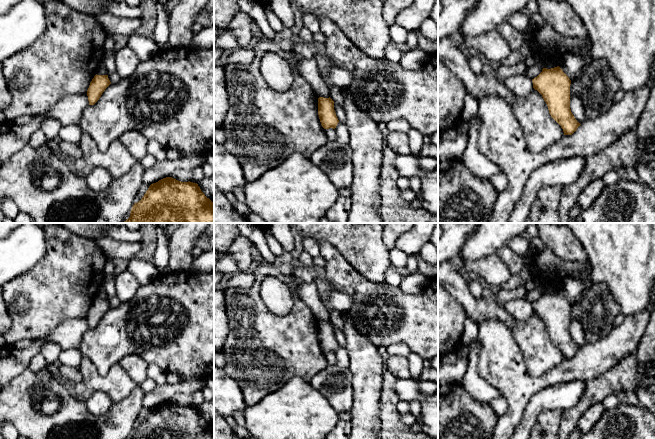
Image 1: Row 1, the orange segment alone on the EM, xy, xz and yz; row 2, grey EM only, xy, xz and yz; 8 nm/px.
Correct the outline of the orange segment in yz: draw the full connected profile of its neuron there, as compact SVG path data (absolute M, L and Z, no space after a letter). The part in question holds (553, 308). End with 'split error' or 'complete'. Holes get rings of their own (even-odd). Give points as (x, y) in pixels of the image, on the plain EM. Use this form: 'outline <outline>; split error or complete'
outline M557 290L551 293L543 292L532 306L533 312L542 319L551 341L561 350L564 359L572 359L581 348L570 333L569 301Z; complete

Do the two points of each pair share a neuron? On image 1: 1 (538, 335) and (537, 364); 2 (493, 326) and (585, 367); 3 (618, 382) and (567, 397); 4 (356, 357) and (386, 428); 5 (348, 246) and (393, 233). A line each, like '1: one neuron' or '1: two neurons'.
1: one neuron
2: one neuron
3: two neurons
4: two neurons
5: two neurons

